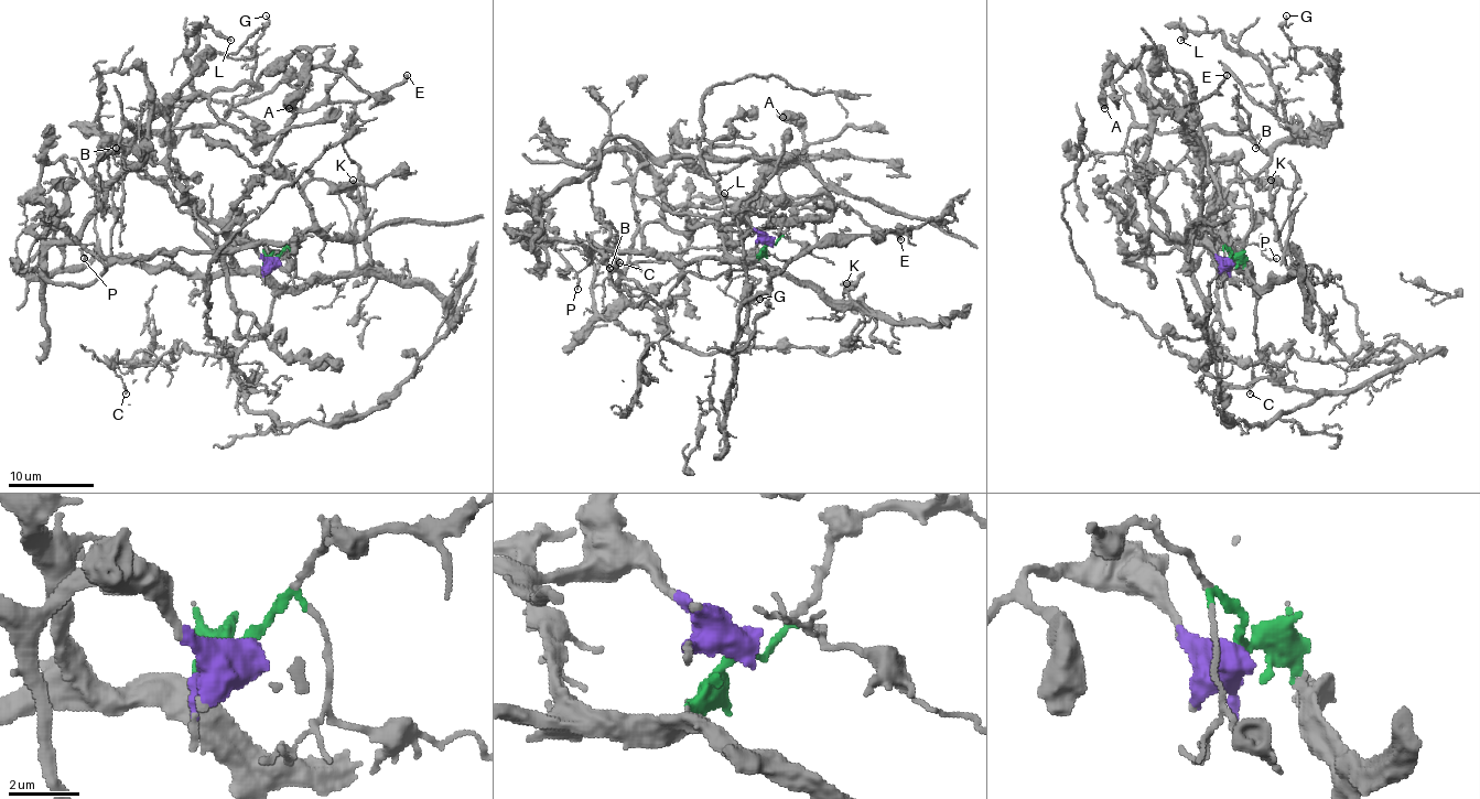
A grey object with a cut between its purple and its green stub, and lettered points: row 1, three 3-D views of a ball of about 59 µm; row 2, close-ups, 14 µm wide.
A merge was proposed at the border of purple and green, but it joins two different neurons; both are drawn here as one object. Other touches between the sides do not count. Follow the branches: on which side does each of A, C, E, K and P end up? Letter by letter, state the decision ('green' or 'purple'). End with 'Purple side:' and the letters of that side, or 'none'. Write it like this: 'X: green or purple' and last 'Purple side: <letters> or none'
A: purple
C: green
E: green
K: green
P: green
Purple side: A

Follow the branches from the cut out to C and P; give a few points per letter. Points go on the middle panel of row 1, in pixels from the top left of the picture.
C: (769, 243), (757, 255), (767, 268), (686, 272), (656, 304), (613, 284), (608, 266), (619, 261)
P: (769, 243), (755, 259), (694, 257), (690, 261), (594, 246), (576, 274), (576, 289)

